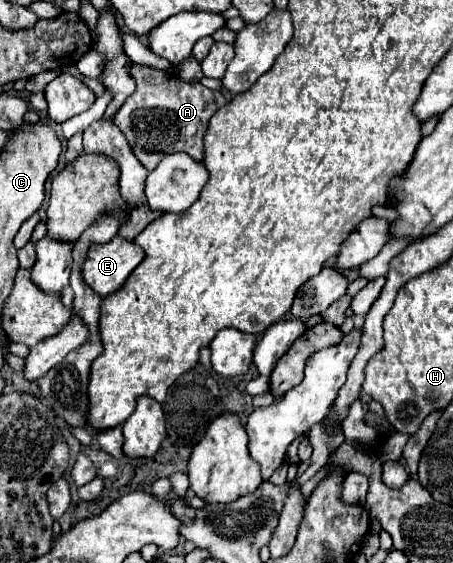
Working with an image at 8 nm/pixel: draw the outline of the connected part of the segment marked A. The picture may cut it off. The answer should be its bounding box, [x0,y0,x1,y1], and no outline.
[113,63,227,171]

